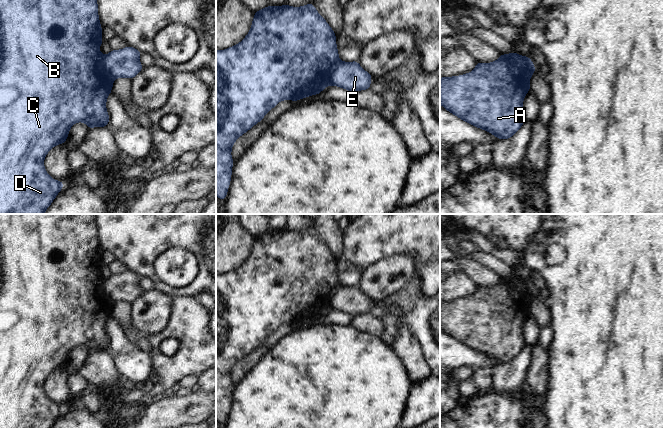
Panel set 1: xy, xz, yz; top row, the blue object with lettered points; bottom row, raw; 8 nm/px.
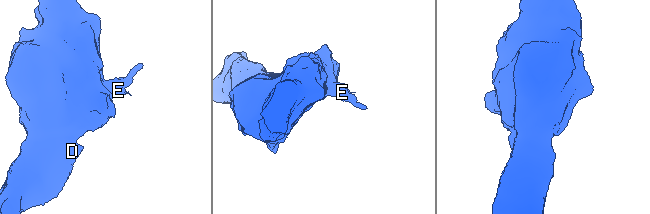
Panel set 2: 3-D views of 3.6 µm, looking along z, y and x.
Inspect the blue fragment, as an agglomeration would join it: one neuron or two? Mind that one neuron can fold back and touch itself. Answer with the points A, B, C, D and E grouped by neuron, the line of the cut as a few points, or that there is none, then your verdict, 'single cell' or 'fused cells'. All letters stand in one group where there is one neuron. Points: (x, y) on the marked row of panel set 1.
A B C D / E; cut in yz along (512, 53), (512, 61), (519, 68), (534, 69); fused cells

